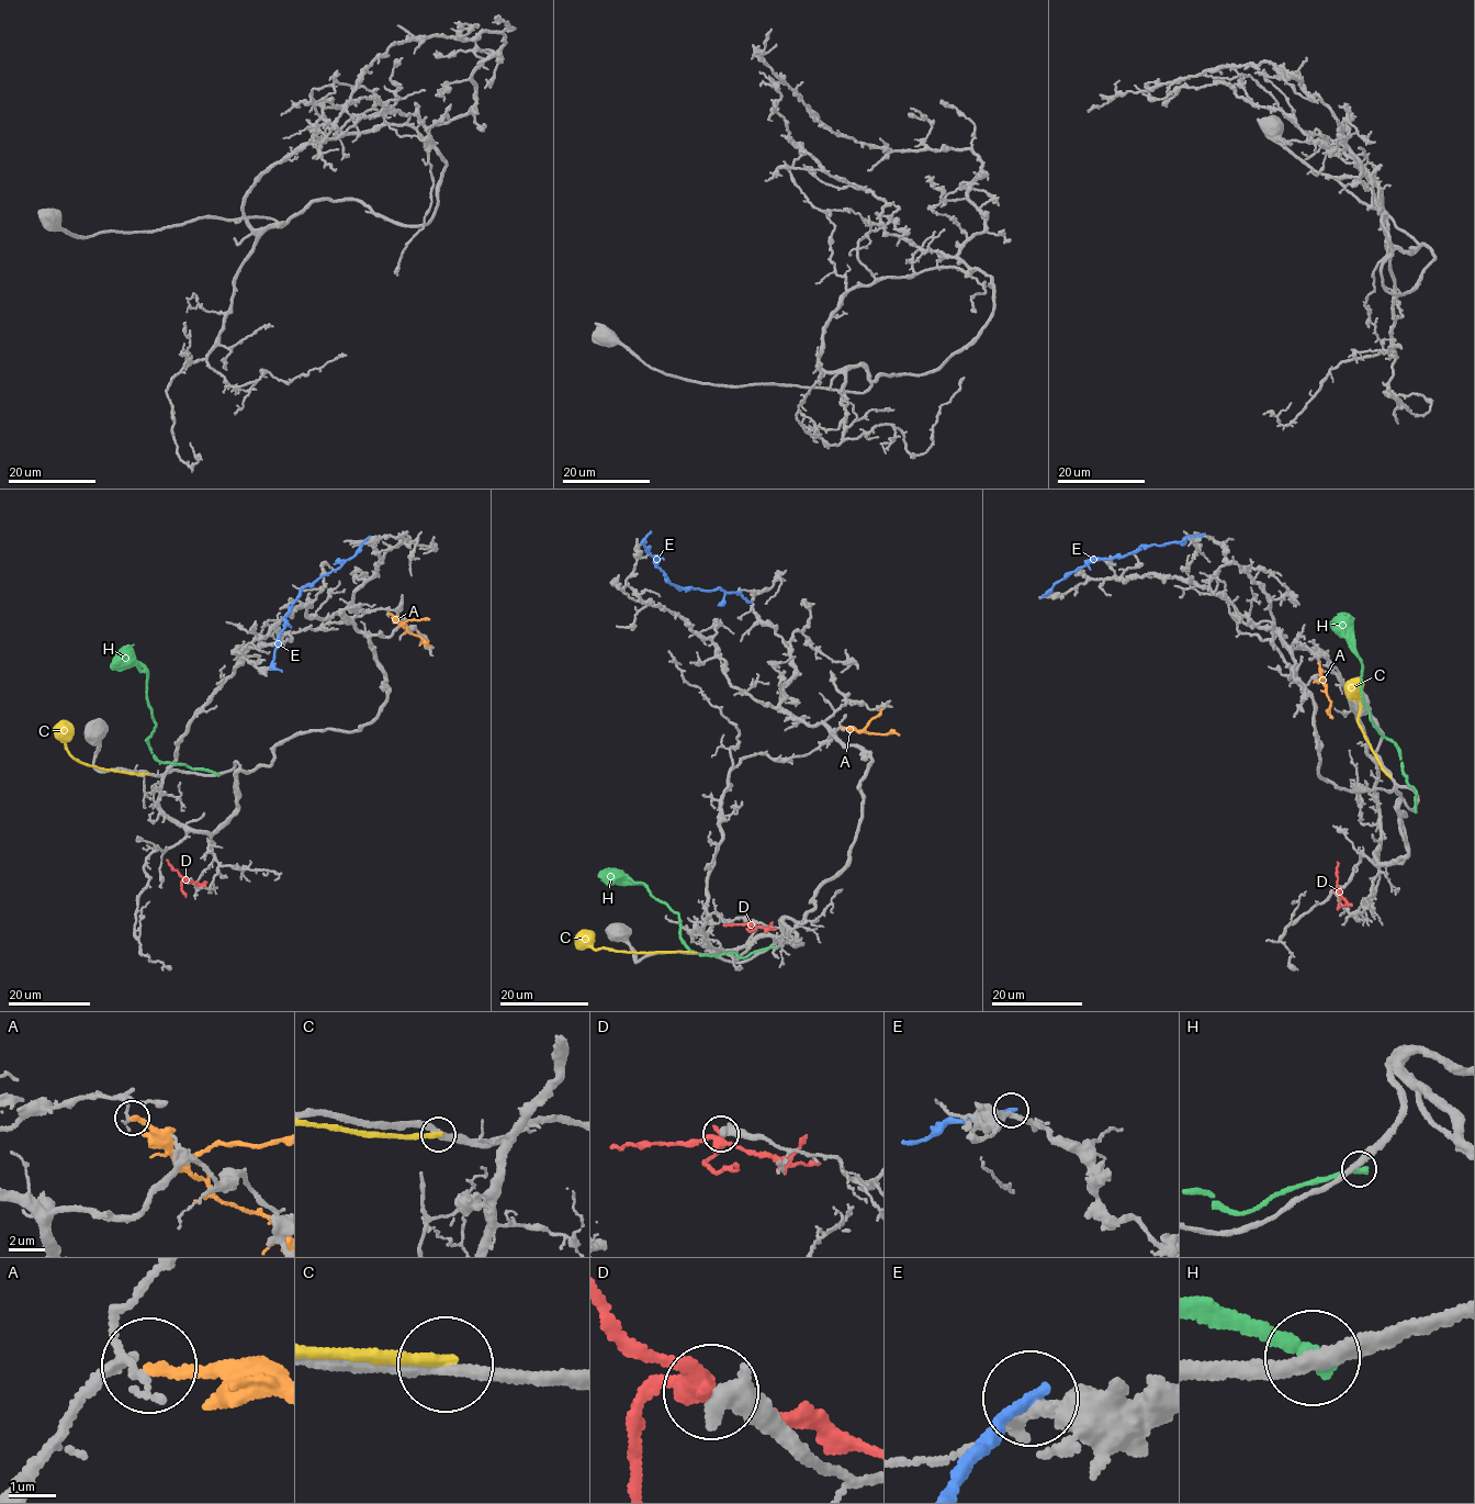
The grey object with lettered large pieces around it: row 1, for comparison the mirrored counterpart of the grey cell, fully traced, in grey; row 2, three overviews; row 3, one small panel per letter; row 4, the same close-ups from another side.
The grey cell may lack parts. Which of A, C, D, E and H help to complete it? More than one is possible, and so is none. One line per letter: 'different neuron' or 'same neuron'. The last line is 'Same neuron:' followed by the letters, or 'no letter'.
A: different neuron
C: different neuron
D: different neuron
E: different neuron
H: different neuron
Same neuron: no letter

